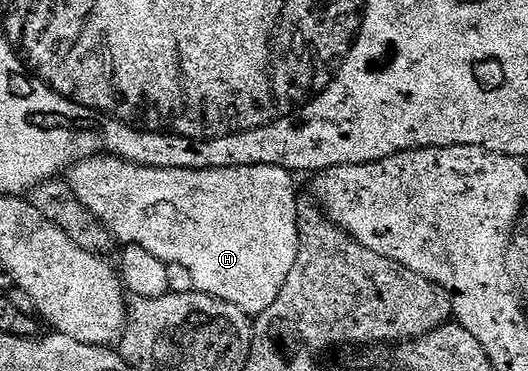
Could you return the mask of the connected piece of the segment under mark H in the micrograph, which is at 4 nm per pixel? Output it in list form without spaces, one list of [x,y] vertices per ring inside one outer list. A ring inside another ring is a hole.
[[[101,155],[90,157],[86,161],[71,166],[67,177],[69,185],[67,188],[72,196],[80,201],[89,216],[99,224],[101,221],[120,240],[121,246],[137,245],[142,247],[142,251],[150,251],[150,255],[162,259],[169,267],[176,268],[177,265],[178,268],[185,269],[189,279],[197,285],[193,286],[201,294],[237,305],[246,314],[264,313],[266,307],[270,307],[274,303],[274,299],[278,299],[296,262],[302,236],[302,230],[296,226],[296,181],[292,178],[295,176],[280,165],[231,165],[229,169],[154,169],[151,165],[136,165],[132,161],[123,161],[120,157]]]

